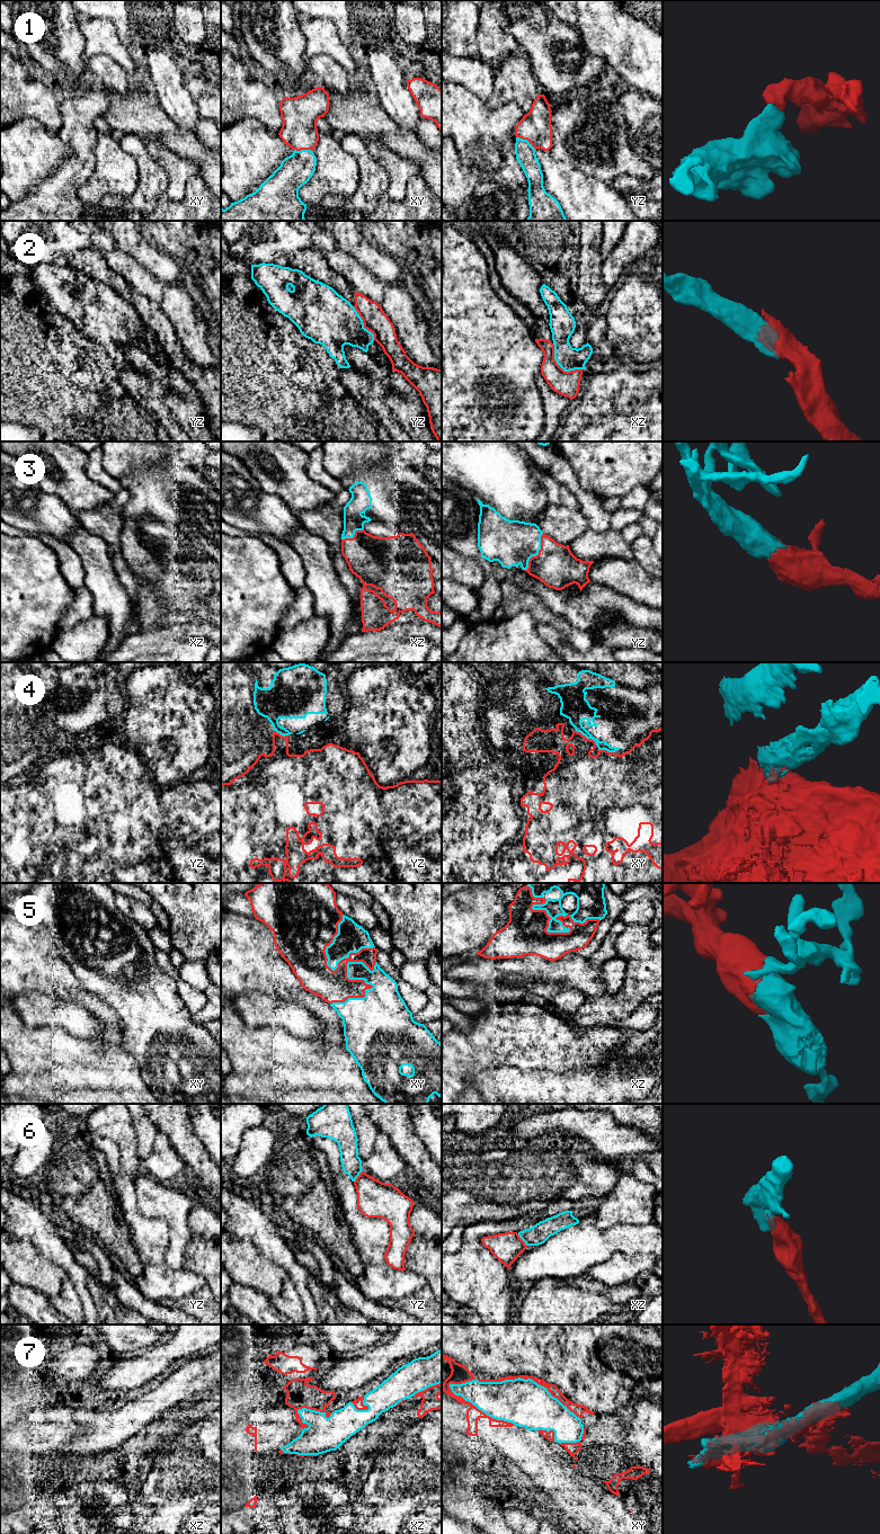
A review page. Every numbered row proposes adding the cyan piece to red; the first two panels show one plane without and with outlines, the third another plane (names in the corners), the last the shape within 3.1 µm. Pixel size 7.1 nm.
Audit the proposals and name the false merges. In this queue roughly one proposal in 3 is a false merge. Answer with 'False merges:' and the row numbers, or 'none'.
False merges: 2, 4, 6, 7

